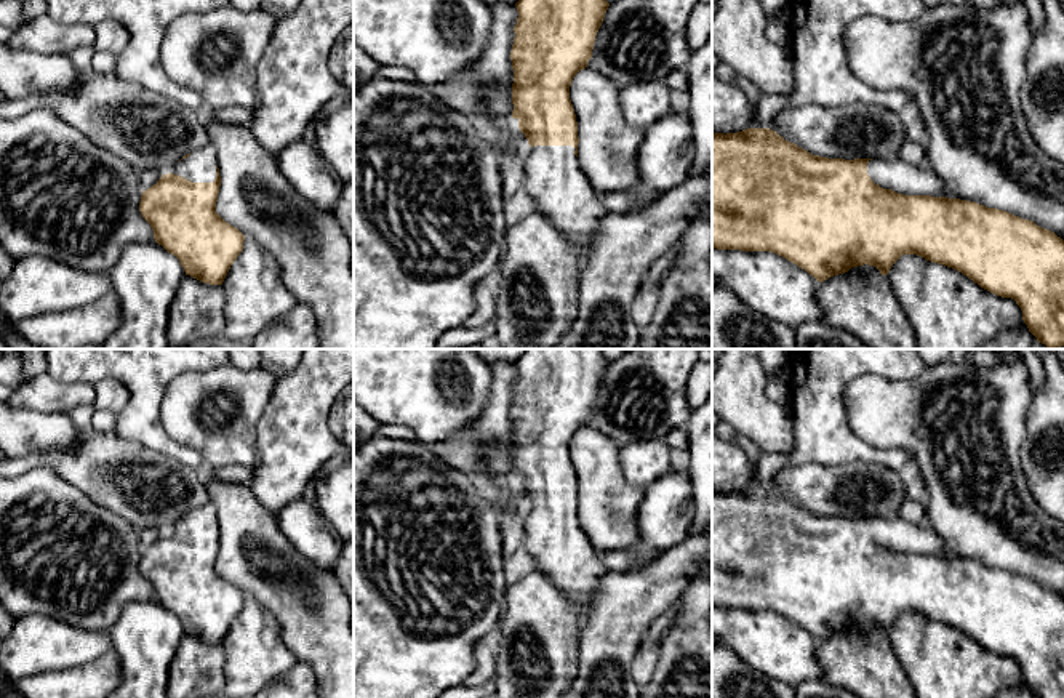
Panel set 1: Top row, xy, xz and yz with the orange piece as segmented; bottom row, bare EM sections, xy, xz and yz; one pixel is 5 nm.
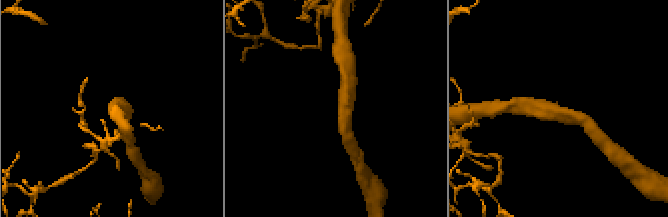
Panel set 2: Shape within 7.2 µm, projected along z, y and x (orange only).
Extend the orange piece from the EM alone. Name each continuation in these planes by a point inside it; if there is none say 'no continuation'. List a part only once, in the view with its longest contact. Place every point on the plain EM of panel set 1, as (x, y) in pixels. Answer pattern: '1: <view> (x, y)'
1: yz (904, 537)

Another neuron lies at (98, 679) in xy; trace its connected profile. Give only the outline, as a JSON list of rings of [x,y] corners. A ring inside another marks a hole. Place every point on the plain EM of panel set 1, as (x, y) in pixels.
[[[114,648],[94,661],[16,680],[22,698],[107,698],[120,684],[122,669]]]

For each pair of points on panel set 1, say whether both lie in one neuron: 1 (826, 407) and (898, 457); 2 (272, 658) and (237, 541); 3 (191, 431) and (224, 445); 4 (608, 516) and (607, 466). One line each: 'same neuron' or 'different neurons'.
1: same neuron
2: different neurons
3: same neuron
4: same neuron

